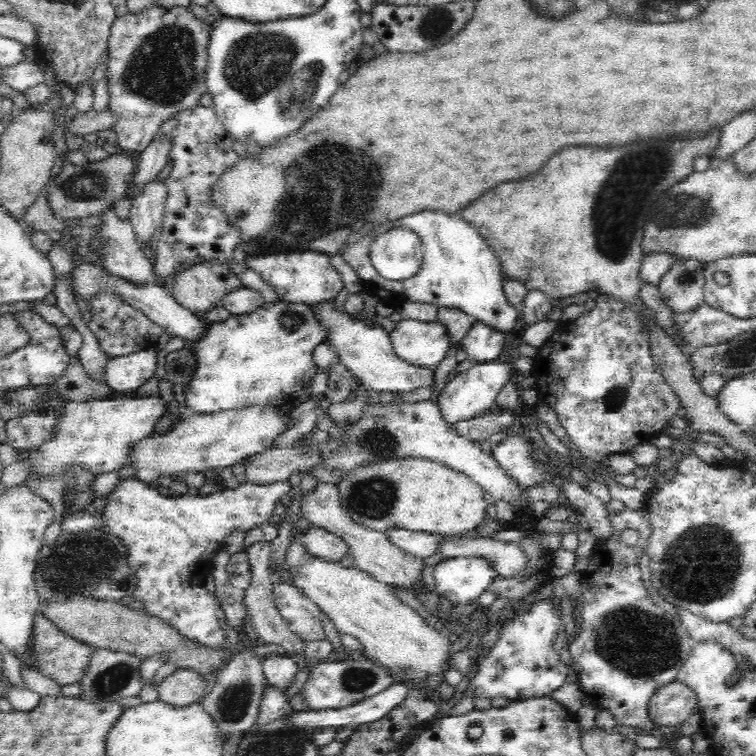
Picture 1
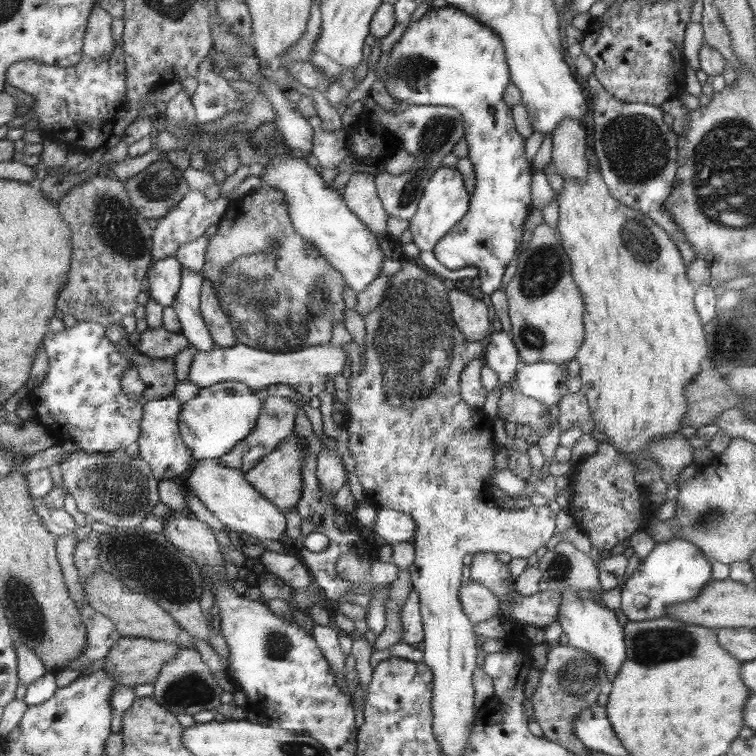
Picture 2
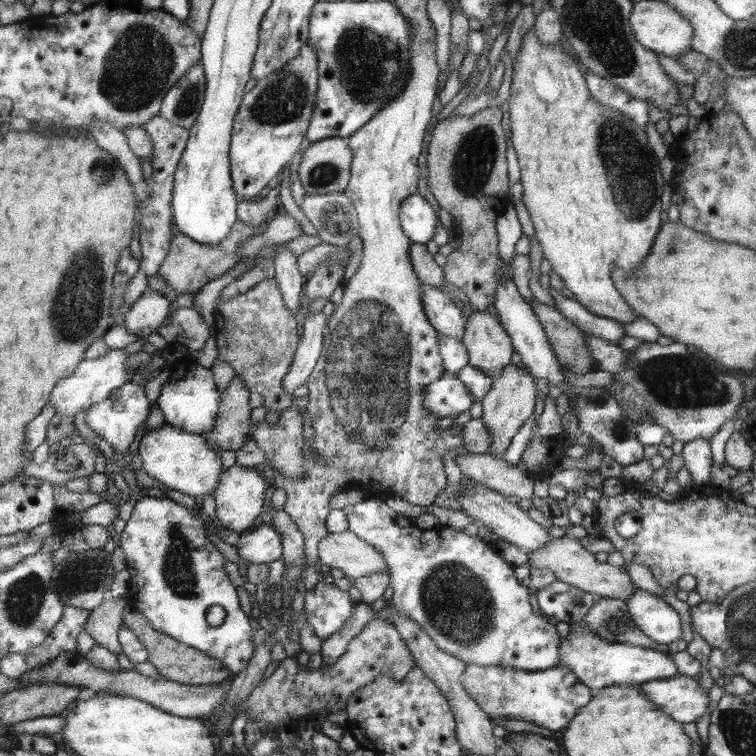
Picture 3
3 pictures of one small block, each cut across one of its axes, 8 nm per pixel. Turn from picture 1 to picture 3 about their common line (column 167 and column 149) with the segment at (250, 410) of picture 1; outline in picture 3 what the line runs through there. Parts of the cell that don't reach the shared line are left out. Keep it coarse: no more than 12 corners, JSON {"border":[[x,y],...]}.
{"border":[[167,424],[141,433],[135,452],[158,485],[213,493],[219,454]]}

